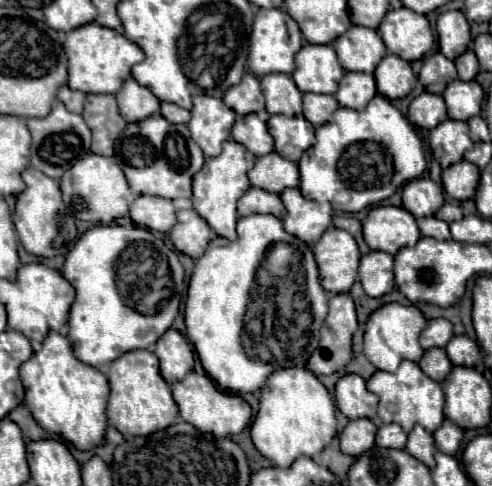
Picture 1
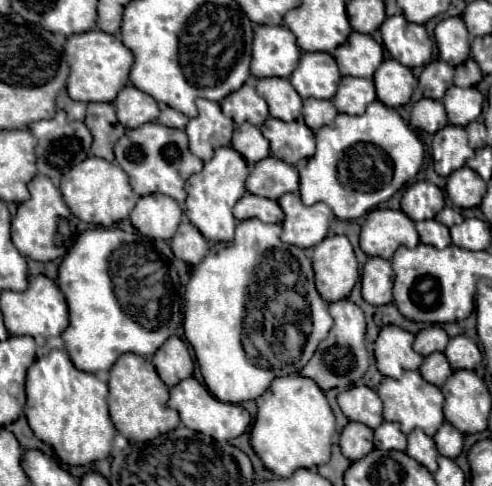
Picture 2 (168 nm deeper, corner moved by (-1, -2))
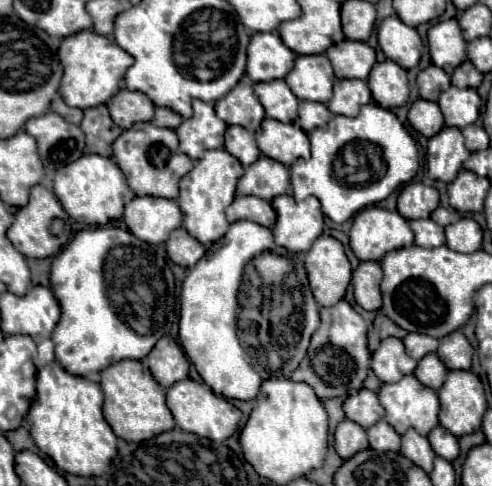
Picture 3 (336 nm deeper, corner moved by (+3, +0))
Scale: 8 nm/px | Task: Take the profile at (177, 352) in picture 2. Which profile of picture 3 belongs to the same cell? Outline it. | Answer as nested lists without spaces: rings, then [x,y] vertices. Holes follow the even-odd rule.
[[[165,336],[153,346],[153,350],[147,356],[147,366],[153,374],[153,378],[163,386],[169,388],[179,380],[185,380],[189,374],[189,362],[179,348],[179,344]]]

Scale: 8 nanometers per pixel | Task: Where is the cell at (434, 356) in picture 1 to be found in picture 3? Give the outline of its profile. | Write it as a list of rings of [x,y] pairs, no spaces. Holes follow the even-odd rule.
[[[427,354],[415,368],[415,378],[429,386],[431,390],[439,390],[445,382],[445,376],[447,376],[447,370],[445,366],[441,366],[441,360],[437,358],[437,354]]]

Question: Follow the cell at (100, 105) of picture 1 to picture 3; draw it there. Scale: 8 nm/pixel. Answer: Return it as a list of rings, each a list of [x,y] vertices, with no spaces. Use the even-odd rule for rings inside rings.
[[[95,106],[85,110],[81,130],[87,138],[87,150],[101,156],[111,156],[111,144],[123,130],[111,120],[107,106]]]

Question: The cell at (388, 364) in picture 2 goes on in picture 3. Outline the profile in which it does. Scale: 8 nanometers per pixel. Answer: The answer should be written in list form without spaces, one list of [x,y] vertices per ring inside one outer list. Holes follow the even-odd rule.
[[[385,338],[373,352],[371,370],[381,382],[397,382],[405,374],[413,374],[417,362],[405,354],[405,346],[399,338]]]

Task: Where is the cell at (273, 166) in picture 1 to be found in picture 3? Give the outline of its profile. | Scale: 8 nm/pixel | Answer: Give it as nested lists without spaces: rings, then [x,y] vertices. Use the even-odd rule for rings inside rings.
[[[261,156],[237,182],[237,196],[257,196],[271,202],[289,190],[289,170],[281,162]]]

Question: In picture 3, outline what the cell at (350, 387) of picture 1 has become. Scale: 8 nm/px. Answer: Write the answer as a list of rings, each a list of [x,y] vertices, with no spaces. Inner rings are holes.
[[[361,388],[357,394],[349,396],[343,404],[345,416],[353,422],[357,422],[363,428],[373,426],[373,422],[379,422],[385,414],[385,408],[379,404],[379,398],[375,392]]]

